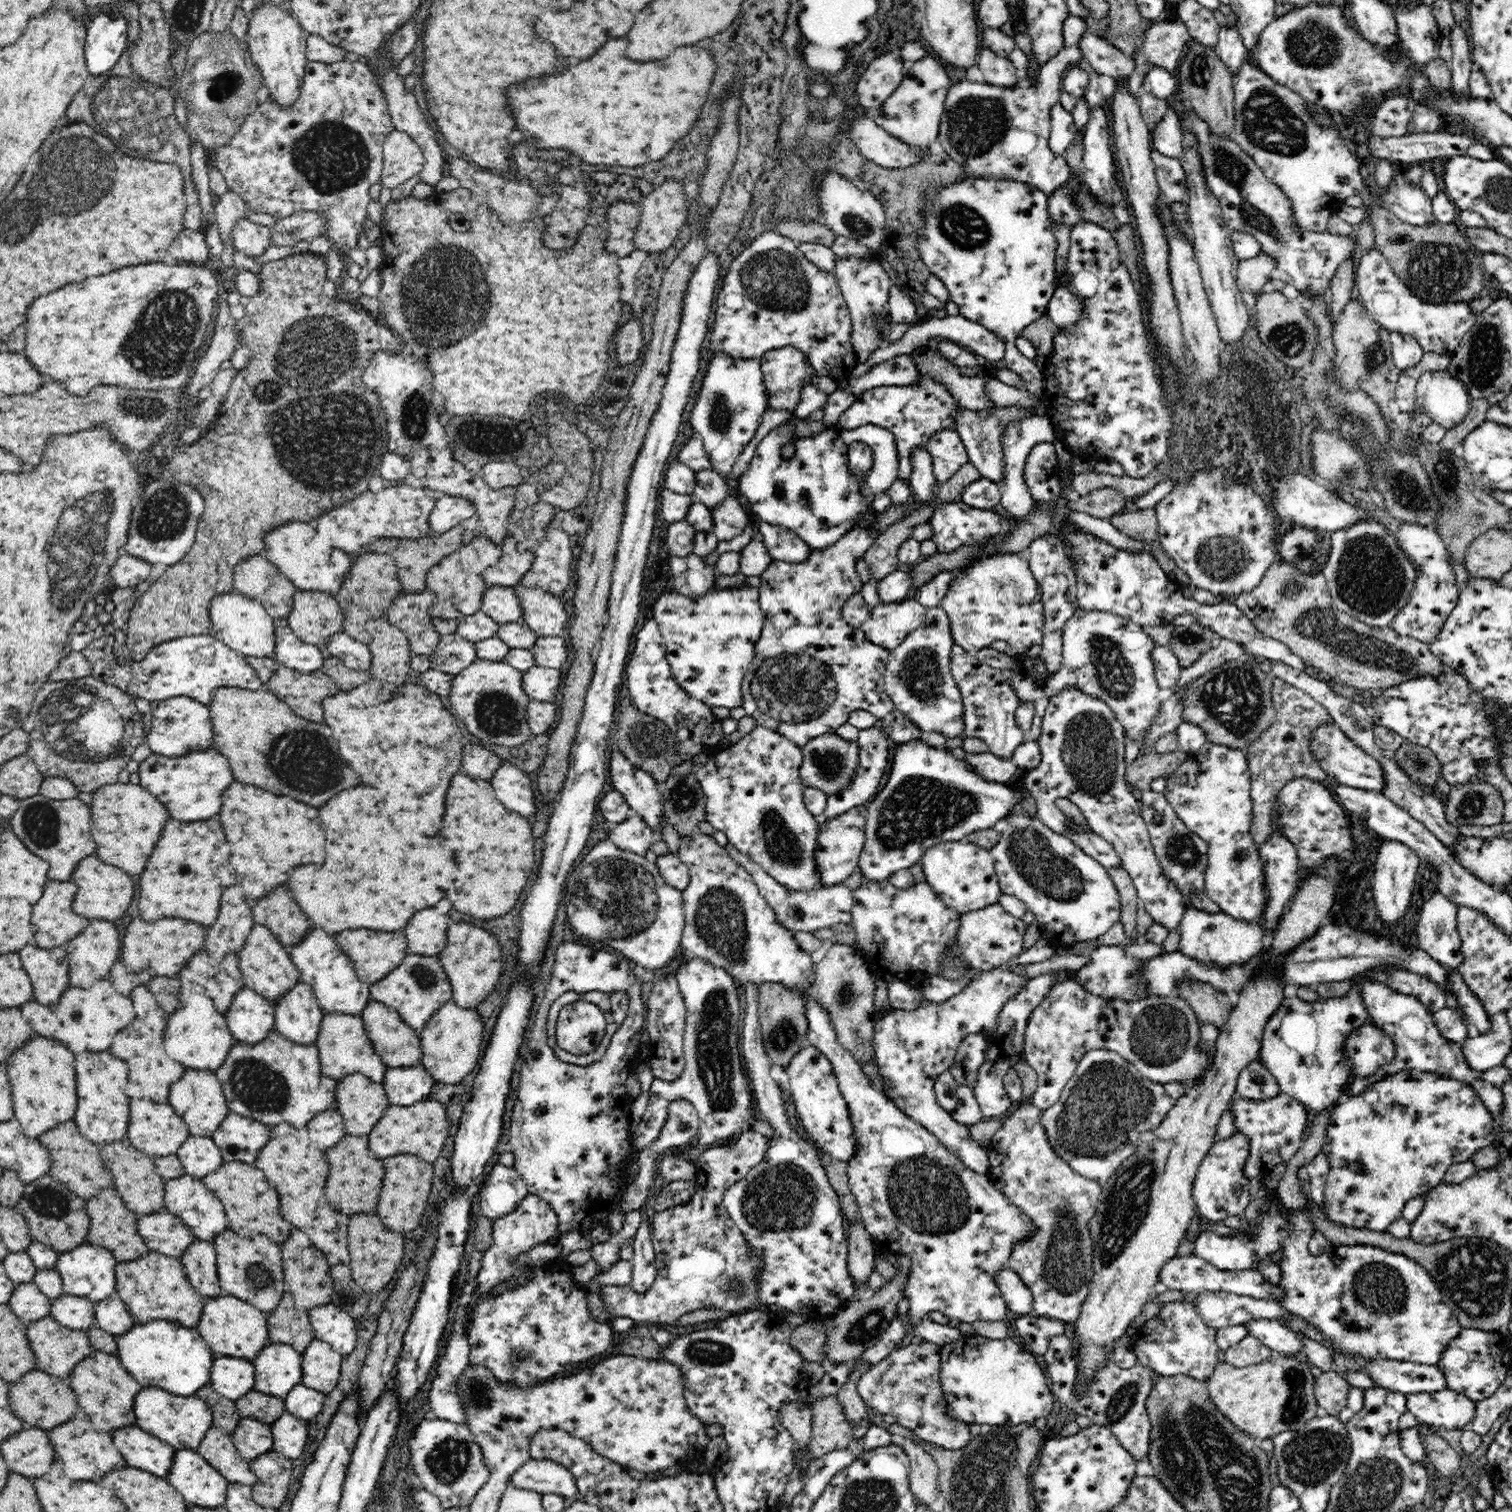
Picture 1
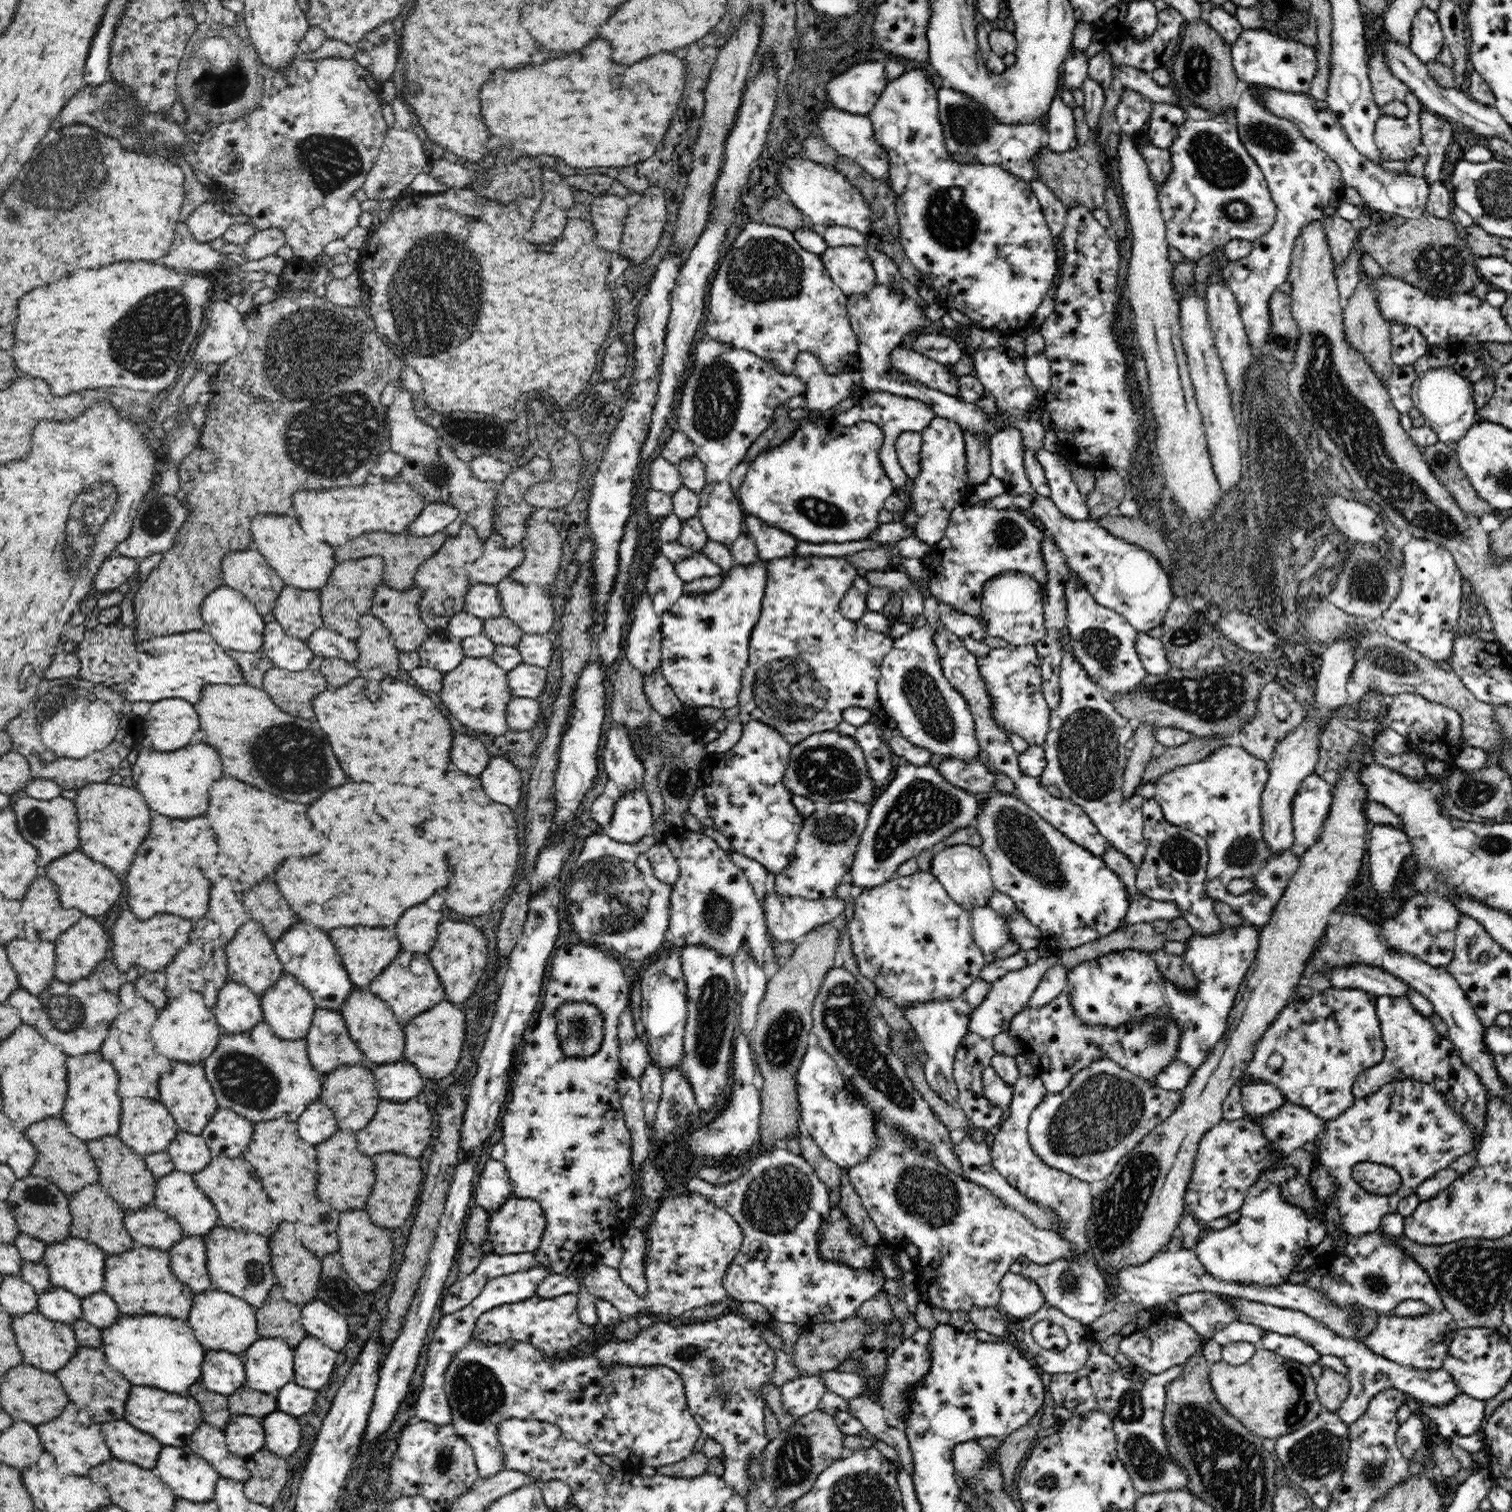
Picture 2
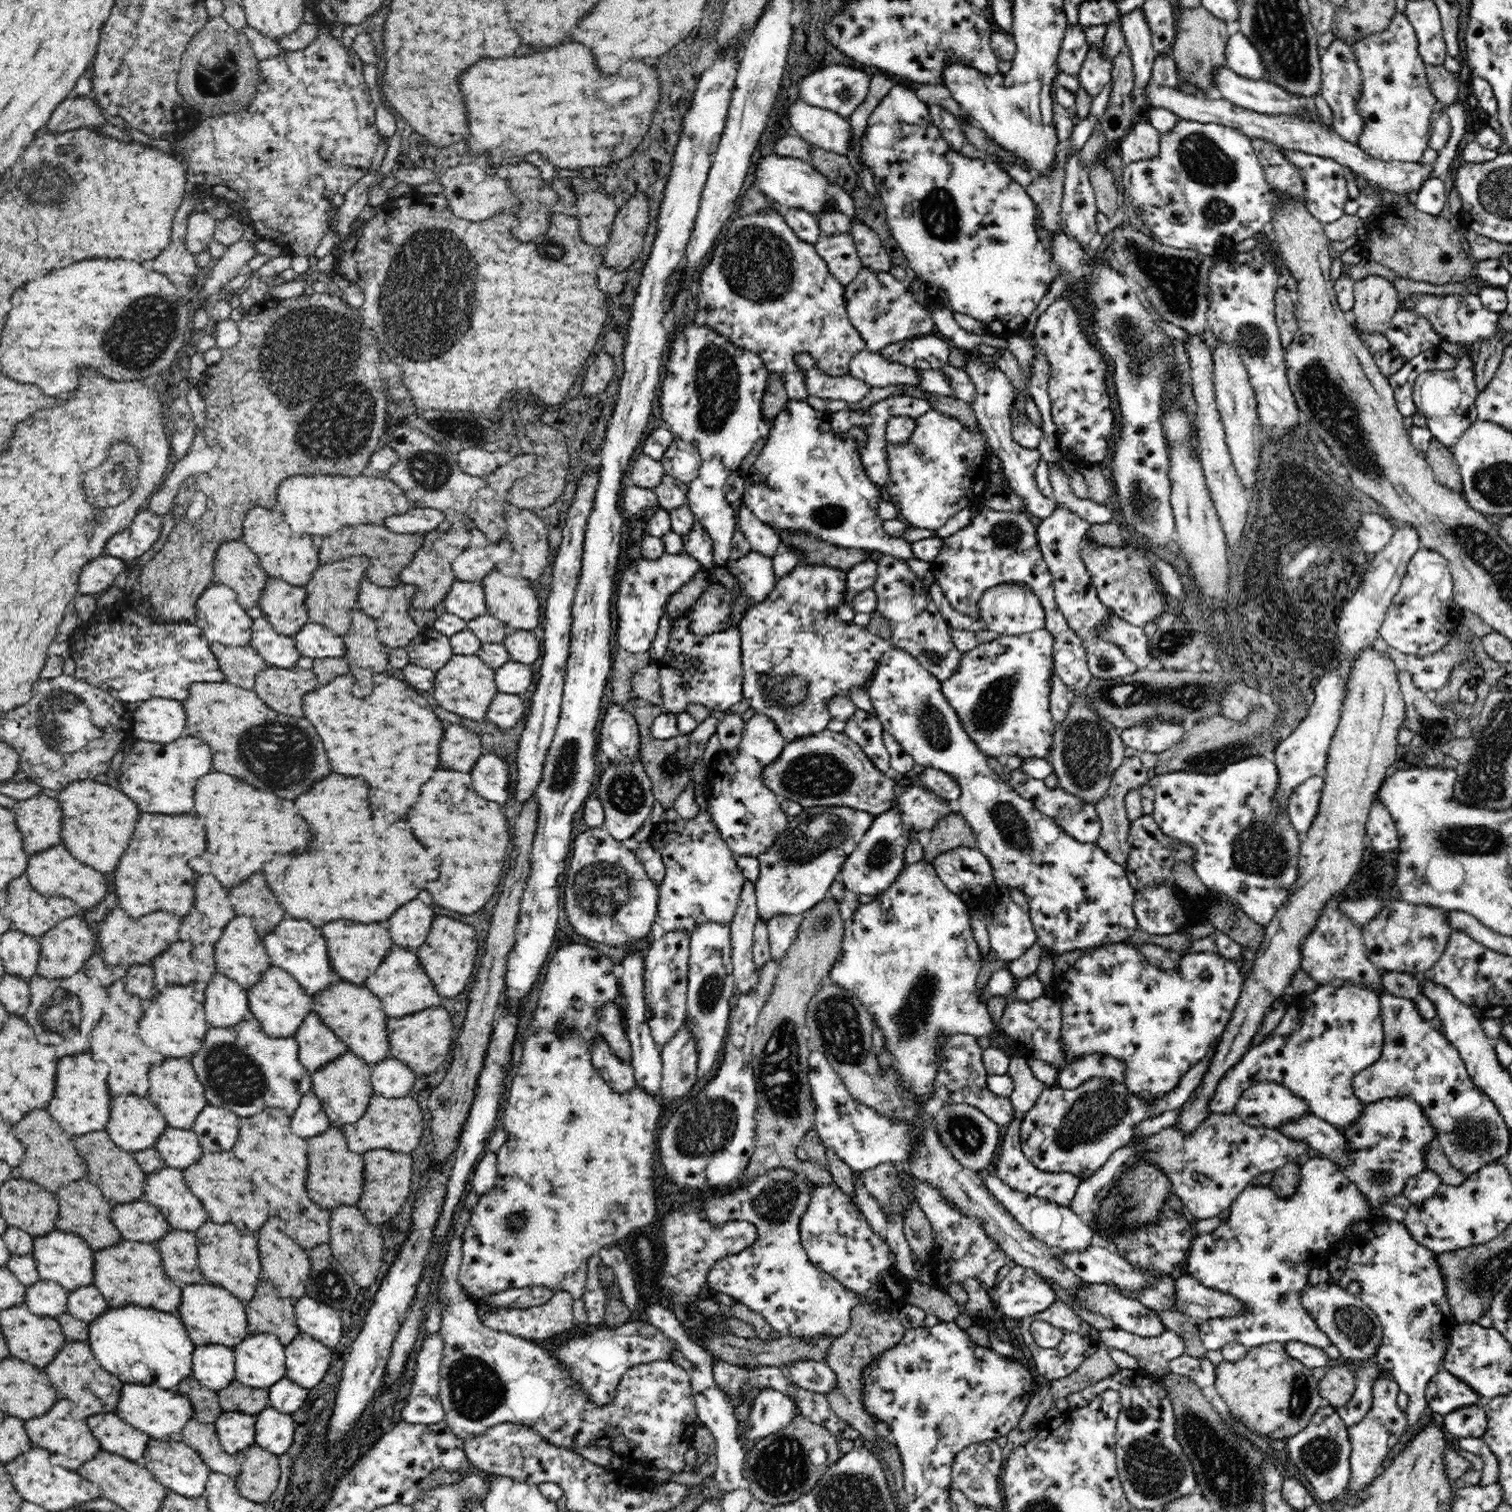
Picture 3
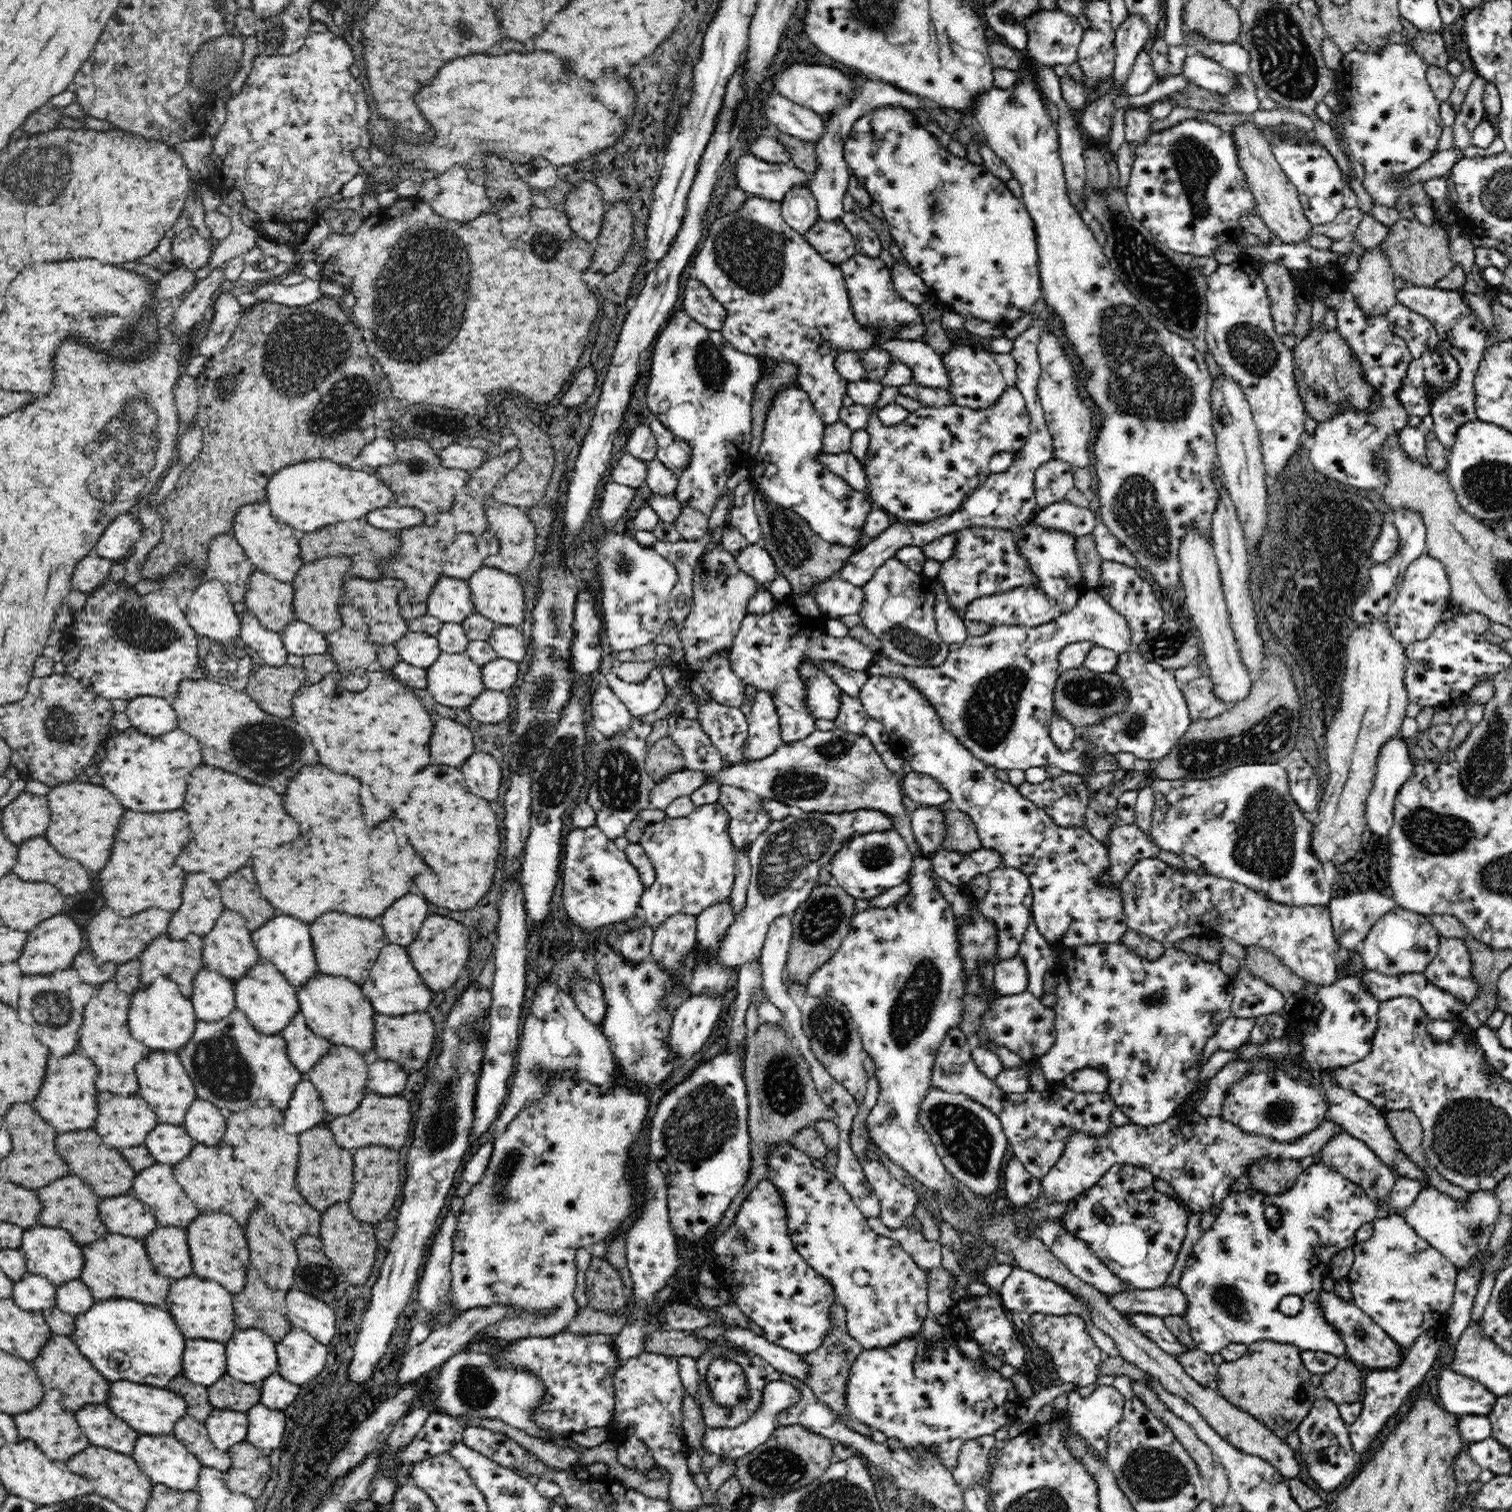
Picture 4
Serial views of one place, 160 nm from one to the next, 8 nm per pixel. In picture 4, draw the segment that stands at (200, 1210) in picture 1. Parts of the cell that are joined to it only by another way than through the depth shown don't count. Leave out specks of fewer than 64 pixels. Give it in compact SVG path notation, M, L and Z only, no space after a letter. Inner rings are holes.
M157 1162L150 1168L139 1171L132 1182L131 1194L144 1205L150 1206L151 1213L156 1217L159 1225L184 1229L198 1216L198 1210L190 1200L186 1200L186 1194L180 1188L180 1184L176 1182L173 1170L172 1165Z

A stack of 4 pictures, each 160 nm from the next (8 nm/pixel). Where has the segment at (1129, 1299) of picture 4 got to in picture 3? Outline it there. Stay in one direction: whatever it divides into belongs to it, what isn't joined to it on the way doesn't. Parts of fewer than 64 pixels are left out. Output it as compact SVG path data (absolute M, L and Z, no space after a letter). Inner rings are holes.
M1188 1275L1174 1278L1176 1289L1176 1308L1174 1311L1186 1314L1194 1324L1202 1323L1210 1318L1232 1318L1242 1311L1242 1301L1210 1289L1196 1282Z

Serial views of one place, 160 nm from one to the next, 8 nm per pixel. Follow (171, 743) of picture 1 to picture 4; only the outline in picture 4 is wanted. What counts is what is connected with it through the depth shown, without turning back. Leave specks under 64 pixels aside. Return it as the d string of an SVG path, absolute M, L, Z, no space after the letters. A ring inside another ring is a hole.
M157 696L132 698L126 706L131 726L142 734L160 735L178 729L178 717L171 700Z

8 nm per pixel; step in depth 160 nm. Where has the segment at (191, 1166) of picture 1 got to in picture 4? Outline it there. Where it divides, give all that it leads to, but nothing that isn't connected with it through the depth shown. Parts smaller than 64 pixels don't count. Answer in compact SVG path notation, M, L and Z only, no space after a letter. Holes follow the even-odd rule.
M159 1123L146 1137L144 1146L160 1164L178 1164L186 1158L195 1142L183 1126Z

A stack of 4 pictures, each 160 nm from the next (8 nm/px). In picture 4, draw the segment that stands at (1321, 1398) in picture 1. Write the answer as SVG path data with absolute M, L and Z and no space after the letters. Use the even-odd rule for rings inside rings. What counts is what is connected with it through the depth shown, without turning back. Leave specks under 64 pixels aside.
M1346 1356L1339 1357L1337 1365L1321 1375L1326 1398L1336 1404L1353 1403L1363 1398L1362 1374L1354 1363Z

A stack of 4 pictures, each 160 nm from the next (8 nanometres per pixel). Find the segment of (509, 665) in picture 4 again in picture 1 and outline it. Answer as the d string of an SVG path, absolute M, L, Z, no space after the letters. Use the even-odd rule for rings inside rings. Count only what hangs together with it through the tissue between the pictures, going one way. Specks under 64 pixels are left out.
M531 667L522 673L522 689L526 696L538 702L554 702L562 686L562 674L552 668Z

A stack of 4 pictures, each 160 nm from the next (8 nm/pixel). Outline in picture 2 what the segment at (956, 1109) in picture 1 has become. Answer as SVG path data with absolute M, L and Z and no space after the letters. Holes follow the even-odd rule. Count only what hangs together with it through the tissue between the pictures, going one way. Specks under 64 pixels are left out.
M977 978L958 998L942 1002L922 1002L921 1005L914 1006L914 1010L906 1010L906 1019L912 1025L913 1031L917 1033L927 1053L926 1080L940 1098L953 1106L957 1105L955 1098L958 1095L958 1087L953 1078L956 1049L962 1042L962 1038L968 1034L968 1020L974 1010L982 1004L982 1000L986 1000L986 995L990 992L990 985L990 982Z

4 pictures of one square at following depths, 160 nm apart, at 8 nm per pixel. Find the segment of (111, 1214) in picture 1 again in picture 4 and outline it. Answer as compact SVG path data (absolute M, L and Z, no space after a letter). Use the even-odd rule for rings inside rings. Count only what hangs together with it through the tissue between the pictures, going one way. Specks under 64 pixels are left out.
M70 1174L64 1178L55 1179L48 1186L38 1188L35 1192L38 1200L42 1201L42 1214L38 1216L40 1224L67 1230L74 1241L81 1245L104 1238L110 1233L106 1225L102 1224L102 1219L98 1214L100 1197L94 1194L90 1185L86 1184L86 1181L83 1181L78 1175Z

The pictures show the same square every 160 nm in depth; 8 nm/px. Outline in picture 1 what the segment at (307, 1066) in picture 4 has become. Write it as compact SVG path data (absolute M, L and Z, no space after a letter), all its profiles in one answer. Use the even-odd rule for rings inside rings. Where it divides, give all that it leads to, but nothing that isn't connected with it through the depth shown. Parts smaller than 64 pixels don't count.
M326 1012L315 1042L316 1047L318 1047L322 1074L338 1081L344 1076L358 1072L365 1074L372 1082L382 1085L388 1068L382 1058L375 1053L374 1047L370 1045L370 1039L366 1035L367 1031L364 1030L361 1016Z

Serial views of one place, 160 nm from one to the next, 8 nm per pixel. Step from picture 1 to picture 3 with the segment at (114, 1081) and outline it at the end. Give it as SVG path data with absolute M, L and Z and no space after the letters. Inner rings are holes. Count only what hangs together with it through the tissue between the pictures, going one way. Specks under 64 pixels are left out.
M90 1054L66 1056L58 1062L58 1078L54 1086L56 1094L47 1103L46 1110L72 1138L106 1128L106 1122L110 1118L110 1094L106 1086L108 1072L110 1068L104 1062L94 1062Z

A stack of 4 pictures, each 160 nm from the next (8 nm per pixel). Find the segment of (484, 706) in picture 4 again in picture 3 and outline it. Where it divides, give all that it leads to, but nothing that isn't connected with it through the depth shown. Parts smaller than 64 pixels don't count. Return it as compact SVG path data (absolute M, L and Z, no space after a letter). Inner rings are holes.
M498 692L491 699L486 716L500 728L514 728L526 716L526 706L518 695Z

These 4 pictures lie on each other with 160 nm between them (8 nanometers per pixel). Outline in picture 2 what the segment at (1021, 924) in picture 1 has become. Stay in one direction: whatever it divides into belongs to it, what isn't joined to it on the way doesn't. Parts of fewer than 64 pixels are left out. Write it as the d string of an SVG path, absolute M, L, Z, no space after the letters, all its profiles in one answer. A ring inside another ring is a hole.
M988 906L973 908L969 913L973 927L973 939L981 947L985 961L991 963L992 952L1000 950L1000 946L1009 941L1006 919Z

